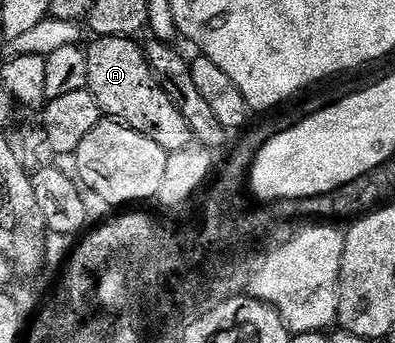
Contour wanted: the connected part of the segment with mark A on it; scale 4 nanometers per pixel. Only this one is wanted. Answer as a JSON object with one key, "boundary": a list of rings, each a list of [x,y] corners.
{"boundary":[[[103,36],[92,41],[93,45],[88,45],[85,57],[87,58],[87,74],[89,75],[89,86],[88,92],[93,95],[95,98],[95,102],[99,102],[99,106],[101,107],[102,113],[106,117],[112,118],[114,120],[120,120],[121,123],[126,124],[129,128],[134,128],[139,134],[143,134],[147,138],[151,138],[151,142],[159,142],[159,146],[163,146],[165,151],[170,152],[178,152],[179,150],[183,150],[184,148],[190,147],[194,143],[193,132],[187,126],[187,118],[183,118],[183,114],[179,114],[179,110],[175,106],[175,102],[171,102],[171,98],[165,93],[164,90],[161,89],[161,84],[155,78],[155,74],[151,70],[151,66],[147,62],[147,58],[145,57],[145,49],[136,39],[130,38],[128,36]]]}

